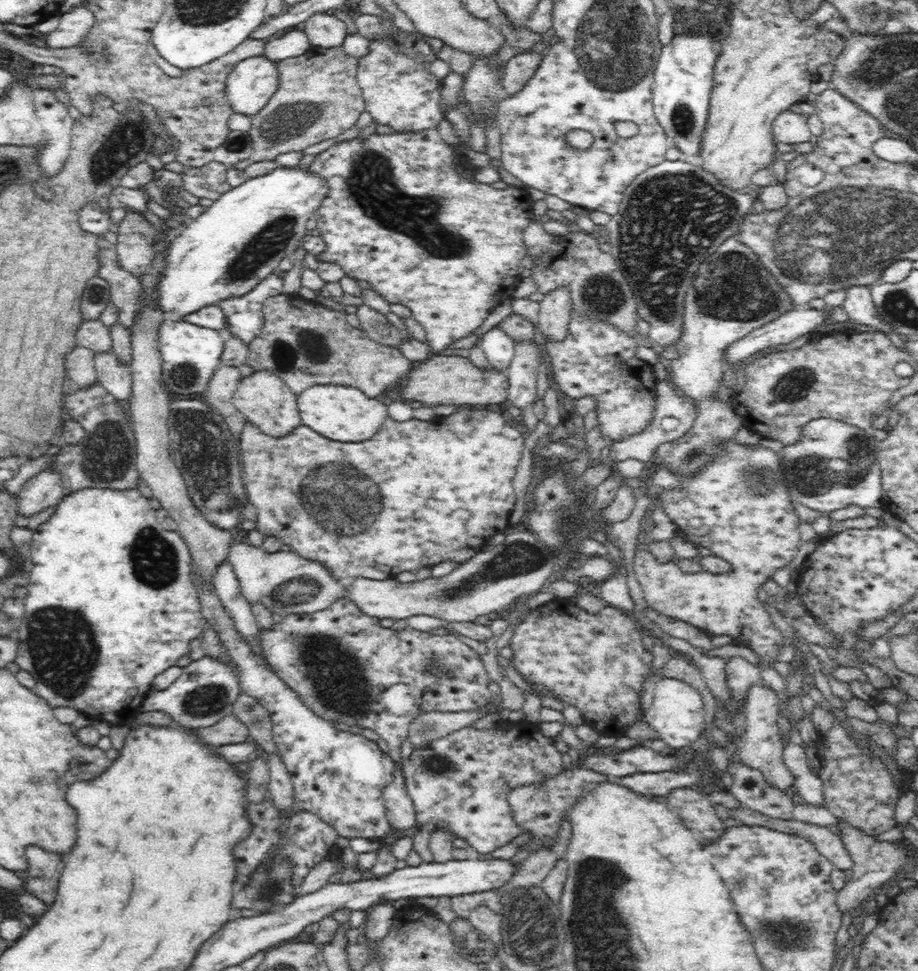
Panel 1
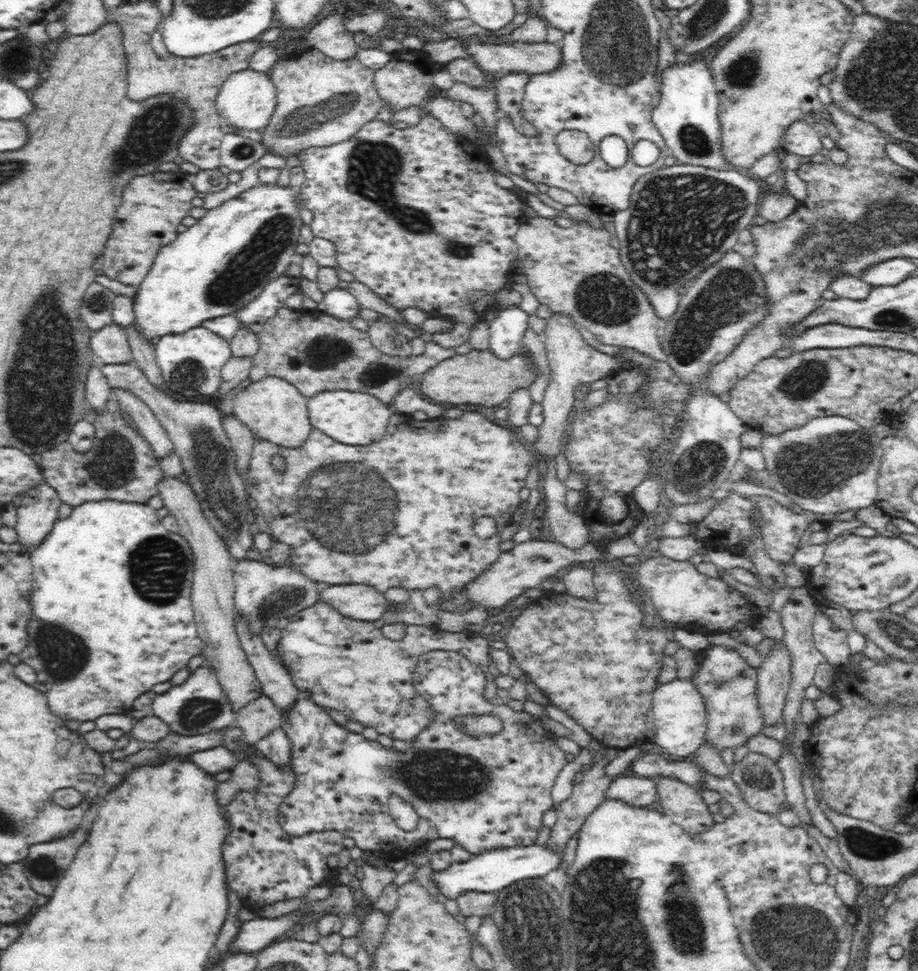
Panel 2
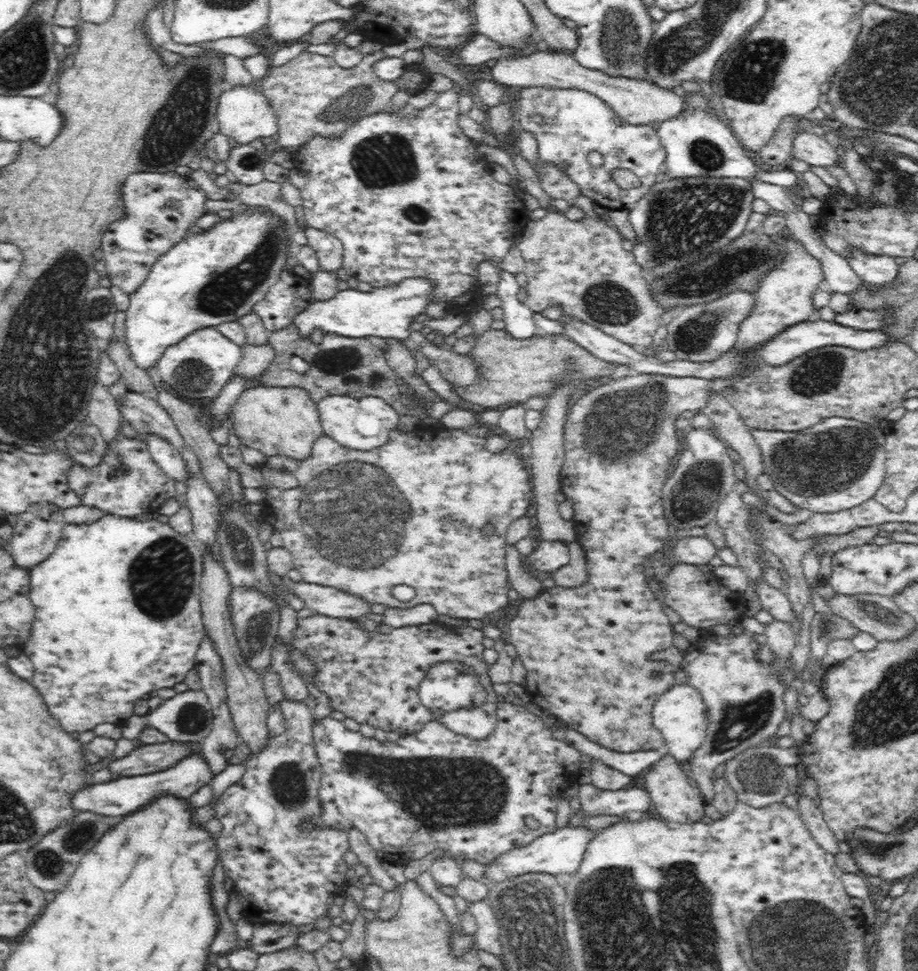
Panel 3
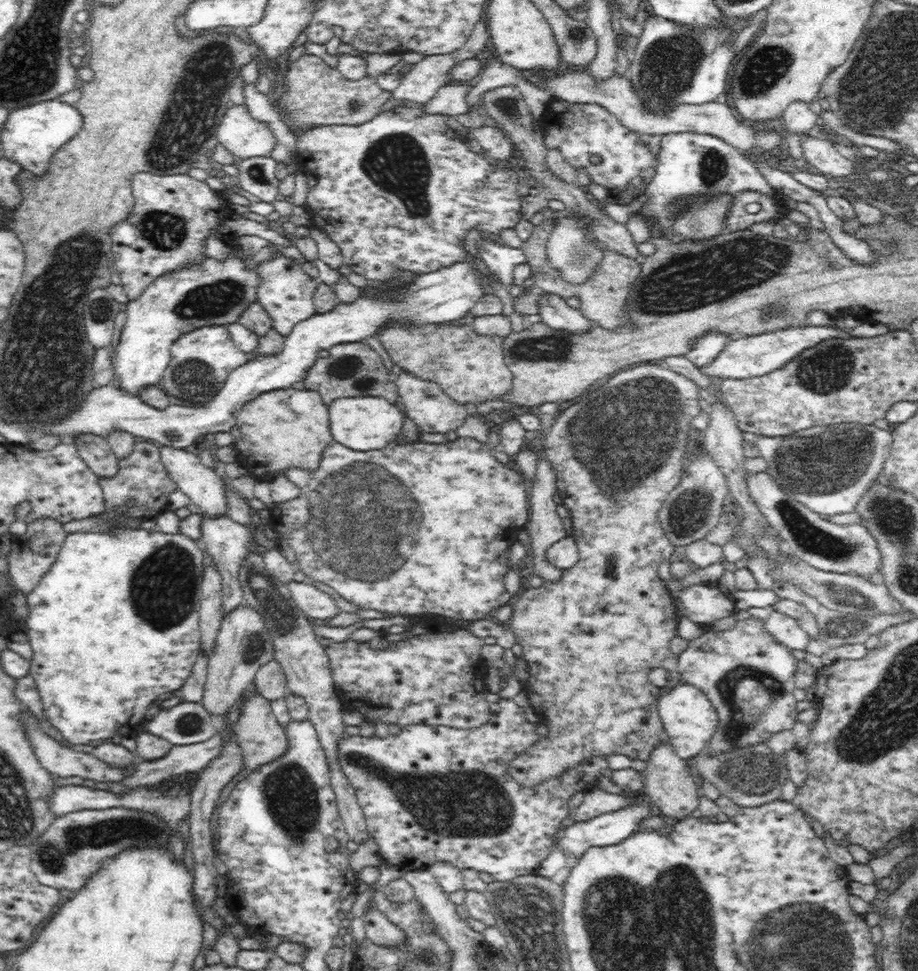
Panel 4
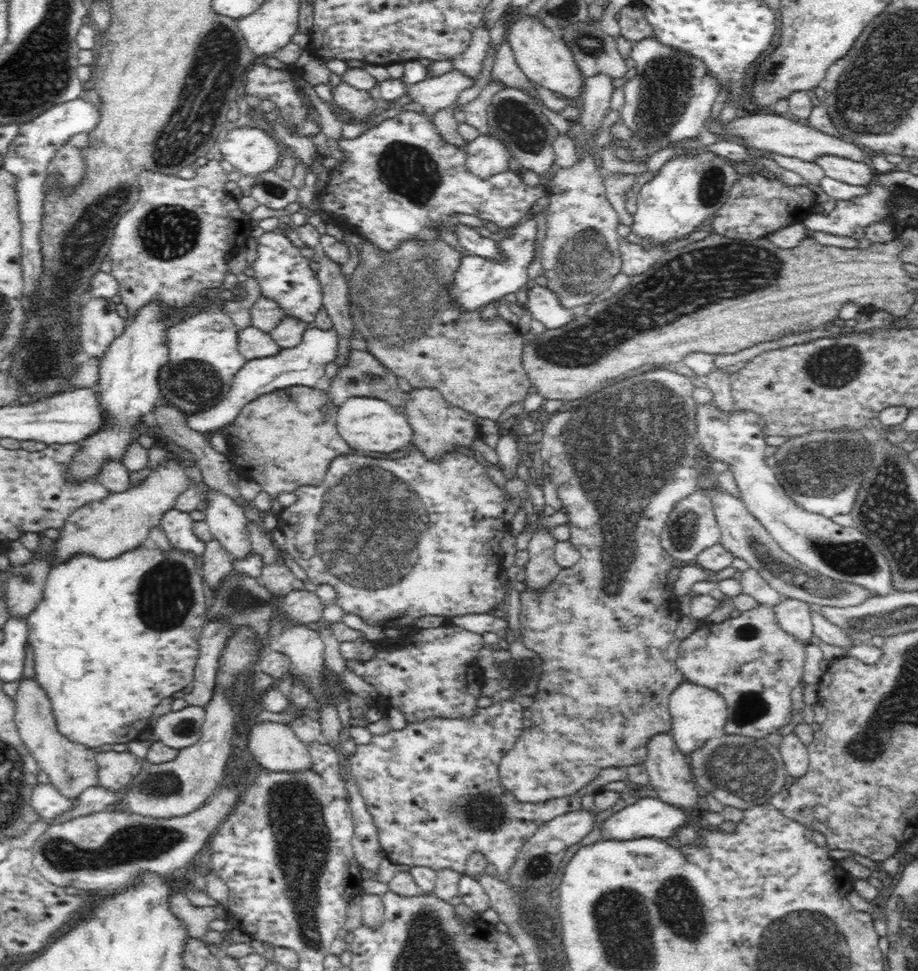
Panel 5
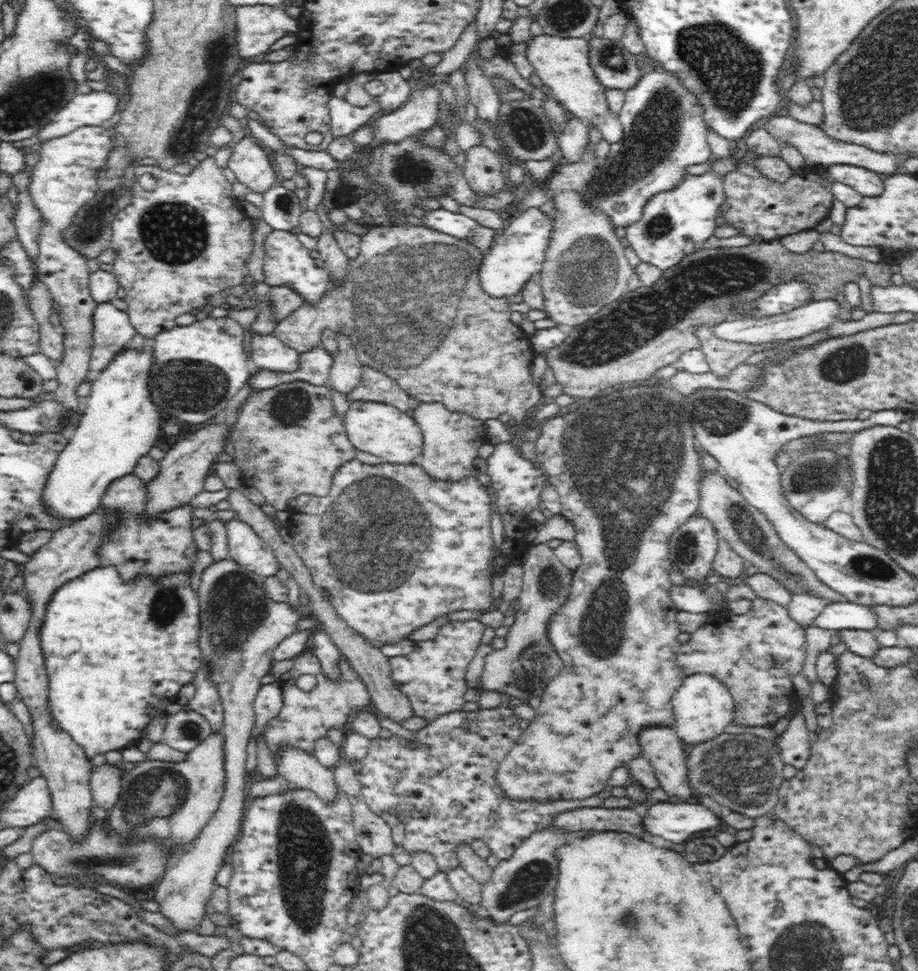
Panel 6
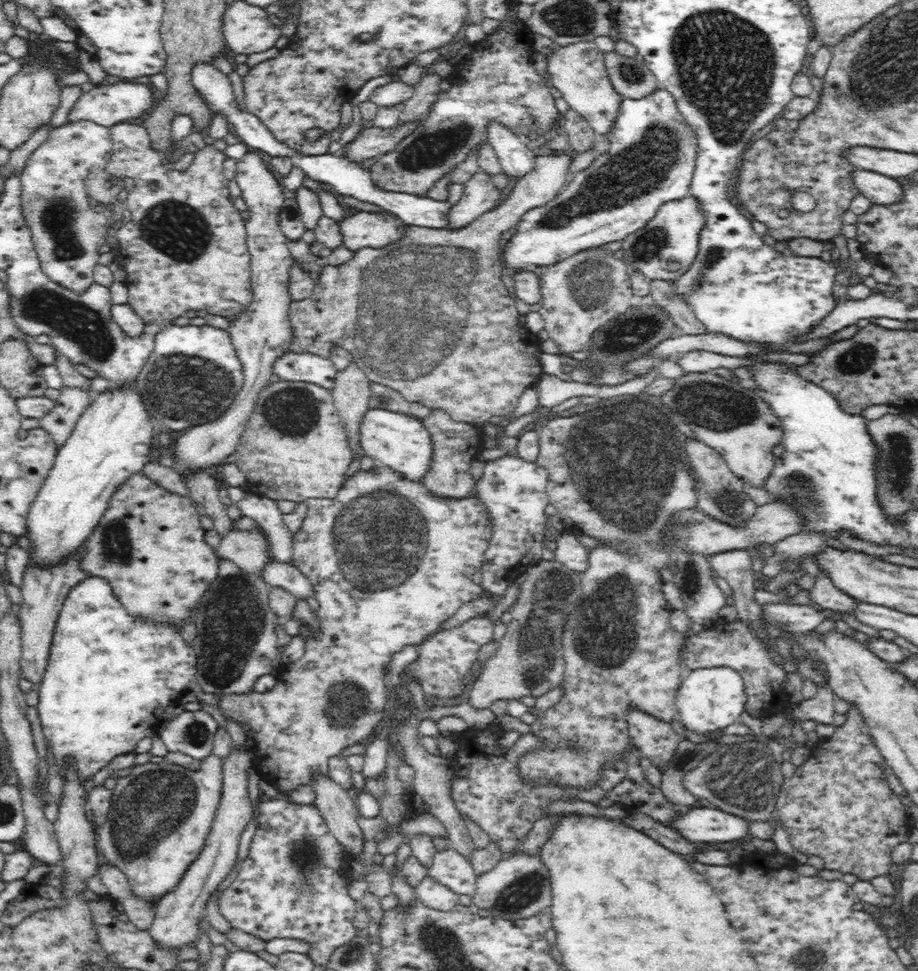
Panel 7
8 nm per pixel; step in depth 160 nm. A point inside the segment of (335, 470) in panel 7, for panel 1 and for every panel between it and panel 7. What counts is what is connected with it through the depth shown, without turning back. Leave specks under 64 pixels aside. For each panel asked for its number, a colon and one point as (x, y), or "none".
1: (263, 397)
2: (274, 410)
3: (278, 421)
4: (288, 428)
5: (285, 439)
6: (289, 440)

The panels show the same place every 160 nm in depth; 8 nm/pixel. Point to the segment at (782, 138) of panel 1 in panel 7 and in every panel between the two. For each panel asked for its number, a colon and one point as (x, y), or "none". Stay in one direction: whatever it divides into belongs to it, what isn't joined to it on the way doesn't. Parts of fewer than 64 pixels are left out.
2: (800, 138)
3: (813, 149)
4: (820, 153)
5: (856, 173)
6: (867, 183)
7: (881, 190)

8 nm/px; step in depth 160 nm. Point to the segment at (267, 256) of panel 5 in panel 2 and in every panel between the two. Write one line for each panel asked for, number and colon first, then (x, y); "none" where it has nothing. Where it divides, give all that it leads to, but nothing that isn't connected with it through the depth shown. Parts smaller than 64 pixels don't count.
2: (253, 315)
3: (289, 296)
4: (286, 292)

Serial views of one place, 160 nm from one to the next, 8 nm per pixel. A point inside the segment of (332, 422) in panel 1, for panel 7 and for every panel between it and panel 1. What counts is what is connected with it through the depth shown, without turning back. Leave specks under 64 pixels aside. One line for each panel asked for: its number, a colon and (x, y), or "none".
2: (350, 417)
3: (364, 423)
4: (364, 423)
5: (371, 424)
6: (382, 430)
7: (400, 442)

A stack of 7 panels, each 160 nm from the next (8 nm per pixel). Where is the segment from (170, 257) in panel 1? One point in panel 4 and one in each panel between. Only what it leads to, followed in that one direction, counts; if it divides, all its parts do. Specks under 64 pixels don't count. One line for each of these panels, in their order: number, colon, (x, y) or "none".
2: (223, 261)
3: (206, 279)
4: (212, 293)

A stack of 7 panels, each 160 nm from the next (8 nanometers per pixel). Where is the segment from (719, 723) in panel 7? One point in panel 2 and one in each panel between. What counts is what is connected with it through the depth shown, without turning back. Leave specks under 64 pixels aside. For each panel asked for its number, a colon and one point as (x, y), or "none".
2: (678, 711)
3: (680, 715)
4: (689, 718)
5: (697, 713)
6: (703, 708)

